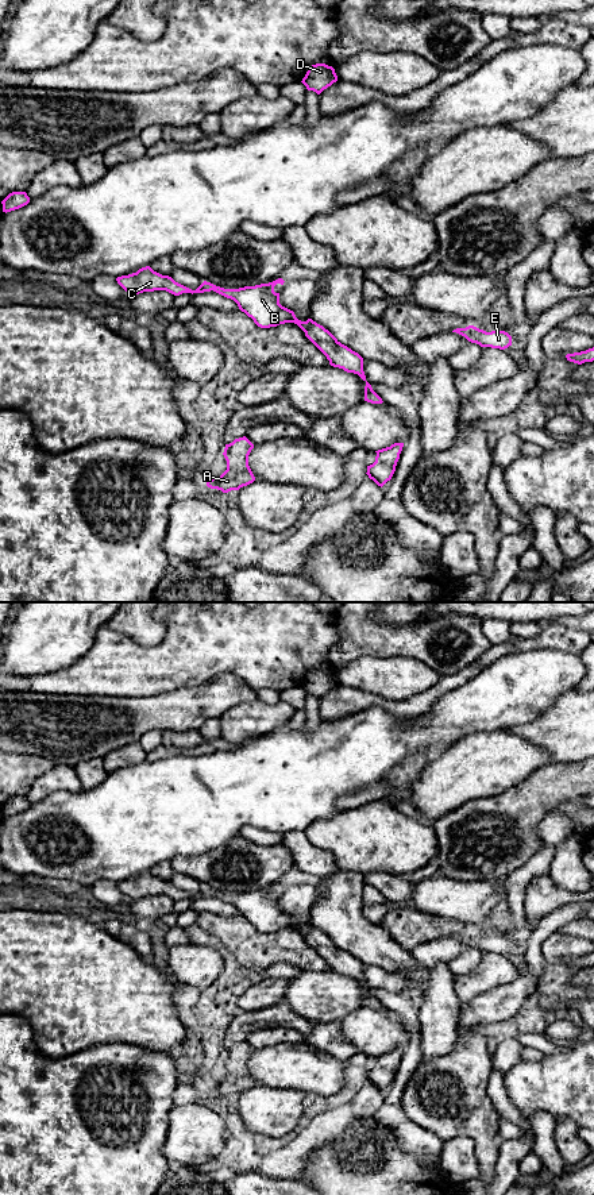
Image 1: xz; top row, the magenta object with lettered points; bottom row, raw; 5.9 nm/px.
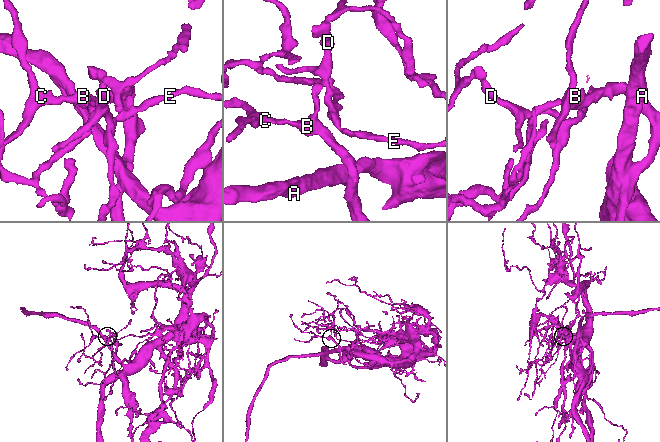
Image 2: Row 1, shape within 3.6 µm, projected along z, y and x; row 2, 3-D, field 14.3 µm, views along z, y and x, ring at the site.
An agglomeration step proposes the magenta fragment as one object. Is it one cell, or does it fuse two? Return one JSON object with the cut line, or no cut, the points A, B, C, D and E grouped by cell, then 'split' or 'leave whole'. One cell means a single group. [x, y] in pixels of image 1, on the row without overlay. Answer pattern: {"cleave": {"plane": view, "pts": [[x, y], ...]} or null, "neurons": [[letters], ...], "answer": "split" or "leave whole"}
{"cleave": null, "neurons": [["A", "B", "C", "D", "E"]], "answer": "leave whole"}

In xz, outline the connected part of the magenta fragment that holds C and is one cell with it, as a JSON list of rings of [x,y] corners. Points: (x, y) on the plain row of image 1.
[[[150,871],[139,874],[136,878],[116,883],[117,888],[130,899],[143,897],[166,895],[174,901],[182,898],[204,898],[216,897],[227,903],[234,905],[239,914],[244,917],[261,933],[277,932],[285,928],[297,929],[305,941],[327,961],[329,970],[343,974],[347,978],[358,979],[364,987],[364,1006],[371,1009],[382,1009],[382,1003],[373,995],[366,986],[363,976],[363,963],[342,949],[328,934],[317,929],[312,924],[301,926],[294,917],[279,909],[279,898],[274,897],[277,888],[284,890],[284,884],[278,883],[269,888],[255,891],[244,891],[239,894],[224,894],[204,886],[196,895],[192,895],[169,880],[154,876]]]

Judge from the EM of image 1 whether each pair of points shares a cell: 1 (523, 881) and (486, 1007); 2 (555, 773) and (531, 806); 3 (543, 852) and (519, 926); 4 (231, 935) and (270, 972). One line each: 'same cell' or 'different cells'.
1: different cells
2: same cell
3: same cell
4: different cells

